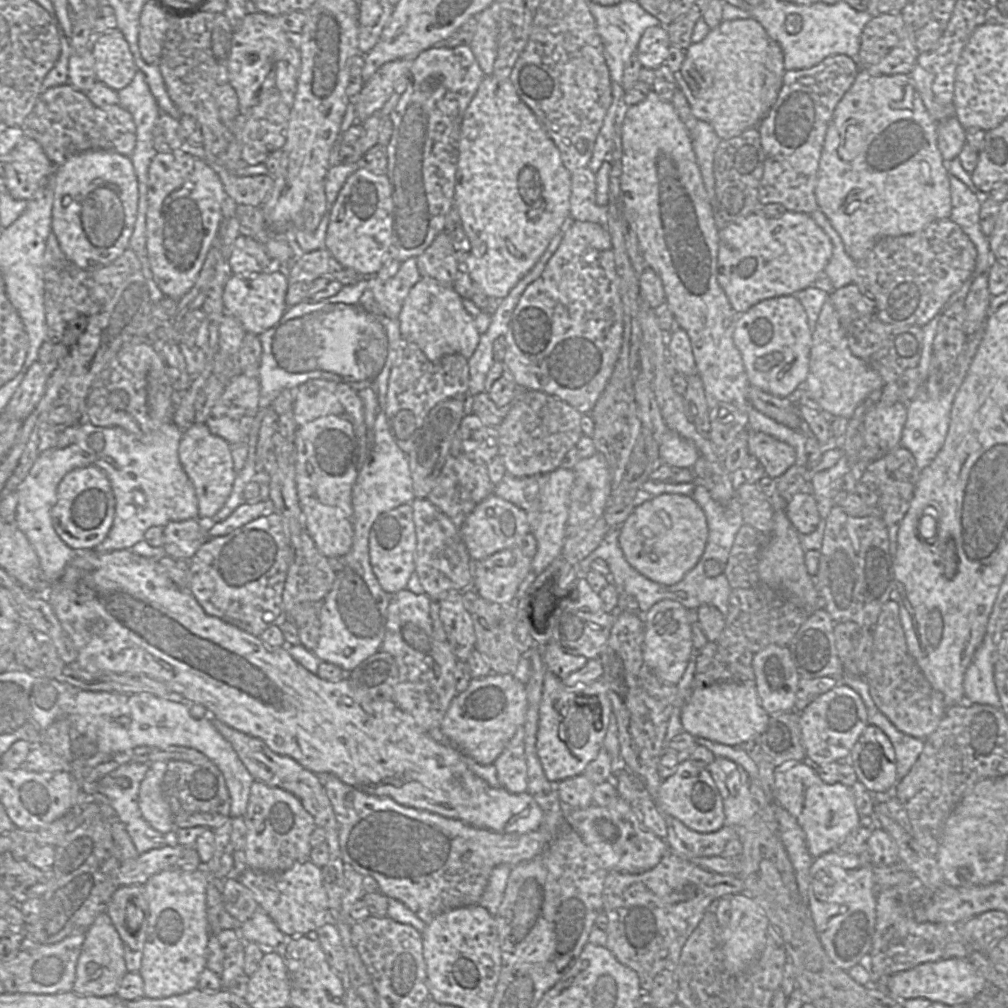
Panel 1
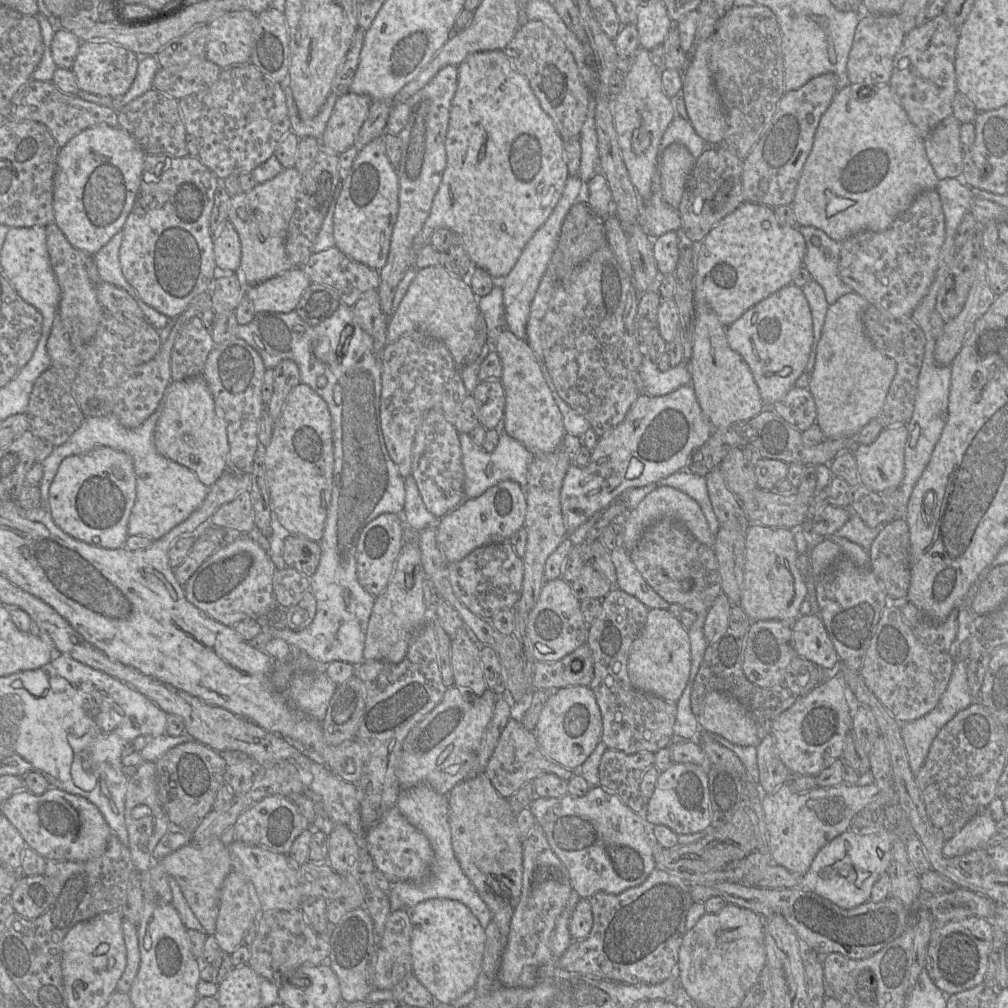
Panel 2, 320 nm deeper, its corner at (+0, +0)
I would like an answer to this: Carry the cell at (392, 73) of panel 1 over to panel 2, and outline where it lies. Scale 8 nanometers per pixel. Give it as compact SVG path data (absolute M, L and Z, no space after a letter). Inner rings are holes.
M352 92L339 96L320 139L321 146L339 155L354 146L372 102L370 97Z

